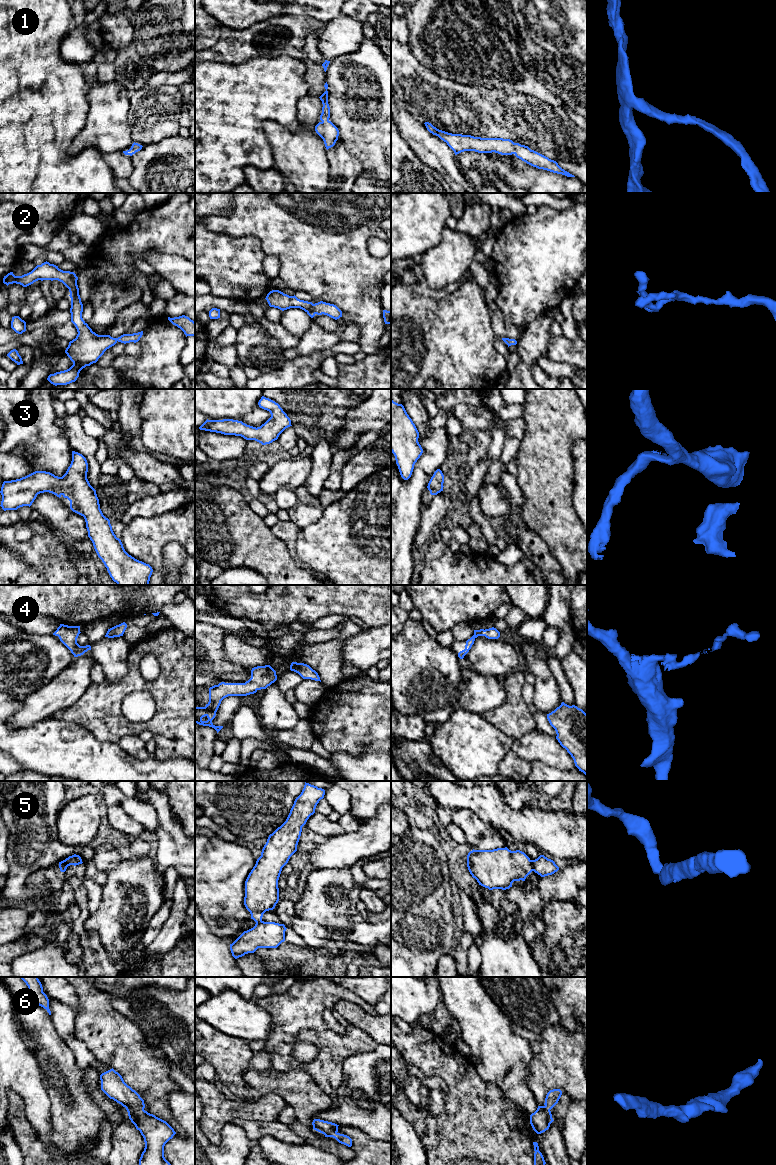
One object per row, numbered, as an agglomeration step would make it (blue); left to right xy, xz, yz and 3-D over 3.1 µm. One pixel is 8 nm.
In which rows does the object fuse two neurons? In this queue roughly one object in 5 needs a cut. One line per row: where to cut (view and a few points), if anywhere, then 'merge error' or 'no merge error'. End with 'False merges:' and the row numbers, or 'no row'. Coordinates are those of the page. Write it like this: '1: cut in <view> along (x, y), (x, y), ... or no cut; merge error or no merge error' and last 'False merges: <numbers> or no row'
1: no cut; no merge error
2: no cut; no merge error
3: no cut; no merge error
4: no cut; no merge error
5: cut in yz along (530, 860), (532, 870); merge error
6: no cut; no merge error
False merges: 5

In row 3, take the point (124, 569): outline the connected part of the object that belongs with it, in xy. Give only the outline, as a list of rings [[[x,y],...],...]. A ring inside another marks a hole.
[[[72,451],[72,461],[62,477],[46,471],[35,471],[20,479],[4,481],[1,487],[1,507],[17,510],[31,506],[37,495],[49,492],[70,501],[70,509],[83,516],[88,537],[98,557],[117,585],[149,585],[153,569],[149,564],[129,555],[112,530],[99,504],[96,490],[87,479],[86,458]]]

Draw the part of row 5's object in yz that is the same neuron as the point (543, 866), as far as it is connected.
[[[540,855],[535,860],[531,860],[531,863],[532,871],[541,877],[552,875],[559,870],[559,867],[555,864],[555,862],[551,859],[548,859],[544,855]]]

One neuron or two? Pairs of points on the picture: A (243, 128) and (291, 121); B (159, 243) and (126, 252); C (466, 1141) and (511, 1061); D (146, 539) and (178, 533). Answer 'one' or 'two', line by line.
A: one
B: one
C: two
D: one

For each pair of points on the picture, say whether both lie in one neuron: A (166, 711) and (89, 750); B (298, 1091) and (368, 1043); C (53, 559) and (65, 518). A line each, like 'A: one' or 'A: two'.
A: two
B: two
C: two

